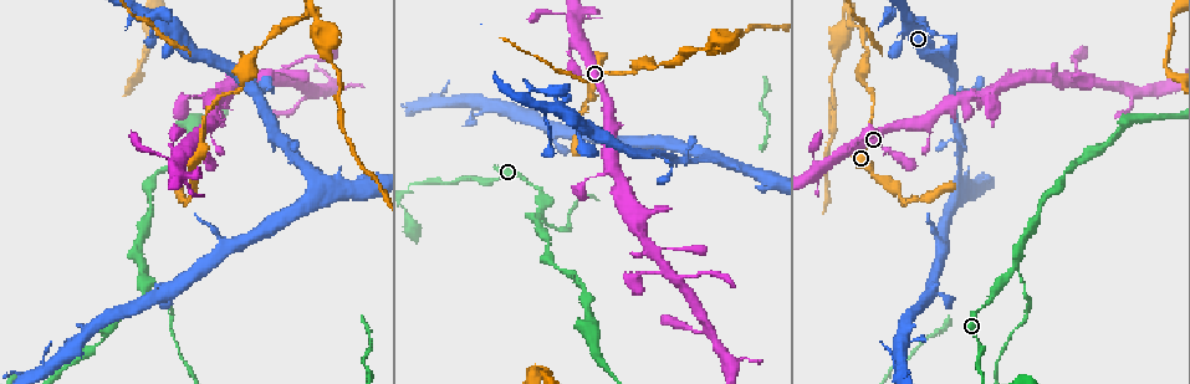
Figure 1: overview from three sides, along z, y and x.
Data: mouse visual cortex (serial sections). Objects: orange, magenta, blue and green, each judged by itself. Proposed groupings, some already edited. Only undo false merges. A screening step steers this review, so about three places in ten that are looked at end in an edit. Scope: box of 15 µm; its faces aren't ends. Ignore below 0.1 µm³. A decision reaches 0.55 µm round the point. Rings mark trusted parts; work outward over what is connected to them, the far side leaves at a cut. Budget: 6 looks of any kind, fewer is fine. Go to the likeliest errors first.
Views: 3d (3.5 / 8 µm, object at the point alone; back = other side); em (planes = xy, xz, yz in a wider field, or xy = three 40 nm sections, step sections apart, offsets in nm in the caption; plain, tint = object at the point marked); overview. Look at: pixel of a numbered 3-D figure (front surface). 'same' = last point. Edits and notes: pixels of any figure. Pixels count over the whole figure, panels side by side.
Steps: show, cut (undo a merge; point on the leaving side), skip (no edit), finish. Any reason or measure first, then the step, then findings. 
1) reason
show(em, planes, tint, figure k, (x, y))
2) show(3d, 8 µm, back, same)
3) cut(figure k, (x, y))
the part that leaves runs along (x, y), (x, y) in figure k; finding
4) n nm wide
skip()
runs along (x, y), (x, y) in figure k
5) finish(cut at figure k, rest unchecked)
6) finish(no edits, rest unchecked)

branch point
show(3d, 3.5 µm, figure 1, (1013, 266))

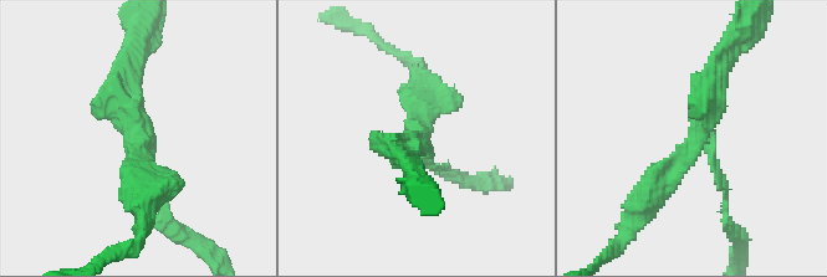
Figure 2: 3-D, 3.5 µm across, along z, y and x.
show(em, xy, step 3, tint, figure 2, (417, 140))

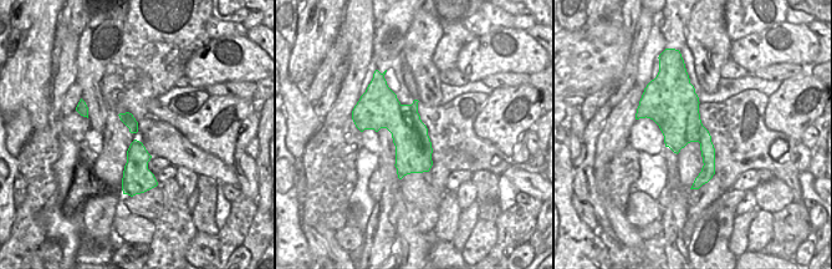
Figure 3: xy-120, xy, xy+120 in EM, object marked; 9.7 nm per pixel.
arms of 100, 300, 400 nm
skip()
runs along (644, 203), (687, 157), (721, 66) in figure 2; all the same cell

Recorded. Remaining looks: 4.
sharp bend
show(3d, 3.5 µm, figure 1, (841, 24))

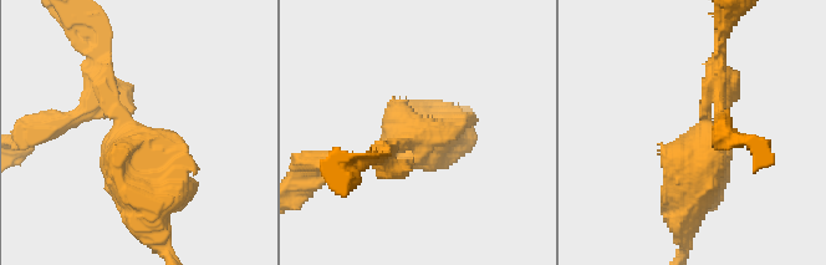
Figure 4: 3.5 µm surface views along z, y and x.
need the tissue
show(em, xy, step 5, tint, figure 4, (407, 138))

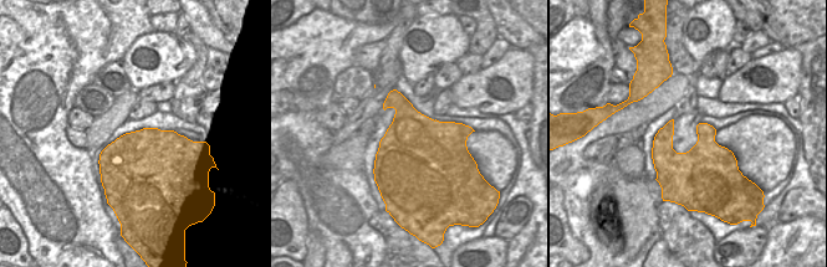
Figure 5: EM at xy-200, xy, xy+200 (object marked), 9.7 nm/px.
750 nm wide
skip()
runs along (77, 115), (105, 96), (147, 207) in figure 4; continuous, no second cell

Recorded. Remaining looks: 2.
a narrow waist
show(3d, 3.5 µm, figure 1, (835, 111))

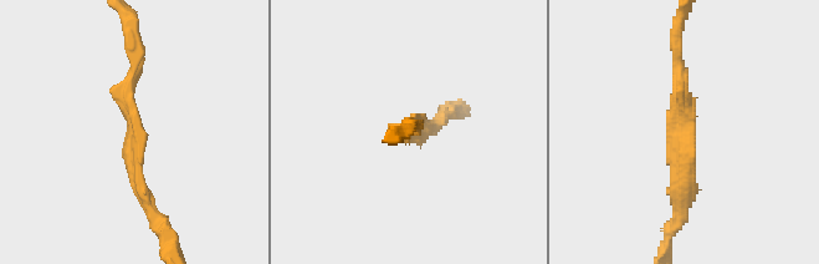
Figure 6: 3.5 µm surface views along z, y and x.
skip()
runs along (131, 47), (131, 166), (149, 208) in figure 6; all the same cell

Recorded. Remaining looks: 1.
finish(no edits, rest unchecked)

